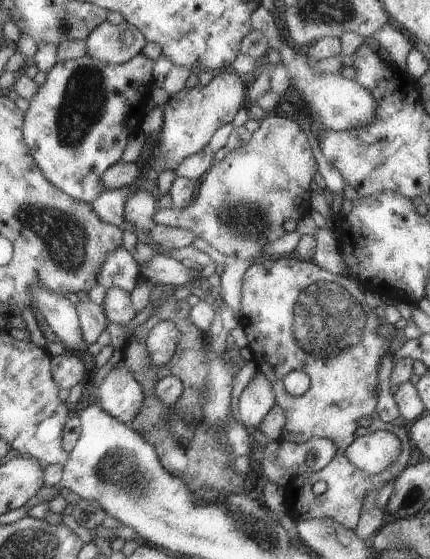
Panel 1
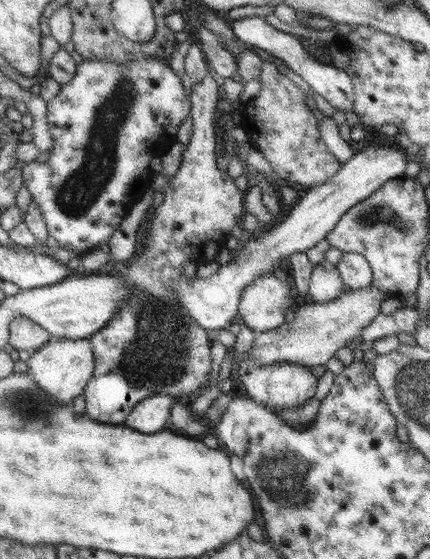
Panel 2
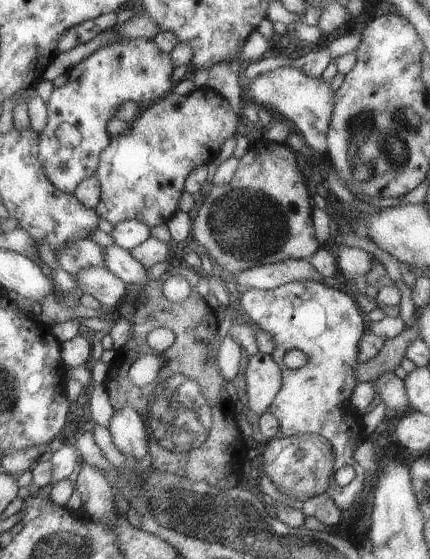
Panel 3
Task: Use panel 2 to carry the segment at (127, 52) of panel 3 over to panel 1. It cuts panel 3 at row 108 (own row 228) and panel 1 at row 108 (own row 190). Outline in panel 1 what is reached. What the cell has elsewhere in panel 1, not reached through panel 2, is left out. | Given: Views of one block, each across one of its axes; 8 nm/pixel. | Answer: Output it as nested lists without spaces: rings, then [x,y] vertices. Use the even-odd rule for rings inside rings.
[[[137,53],[133,55],[133,58],[126,60],[121,64],[104,63],[94,59],[92,56],[87,54],[82,57],[77,57],[74,59],[65,59],[64,61],[57,61],[47,72],[45,82],[38,87],[38,91],[35,96],[30,100],[27,112],[25,112],[22,118],[22,137],[25,146],[28,148],[31,158],[33,158],[34,163],[39,167],[39,170],[44,174],[44,177],[61,192],[64,192],[67,196],[74,198],[75,200],[92,203],[93,200],[97,198],[97,195],[104,191],[99,184],[99,175],[112,164],[119,162],[121,158],[121,153],[125,150],[127,146],[127,140],[135,134],[139,129],[139,124],[141,122],[142,116],[147,109],[149,109],[152,104],[146,98],[150,94],[150,91],[154,88],[153,85],[153,73],[152,73],[152,61],[147,58],[143,53]]]

